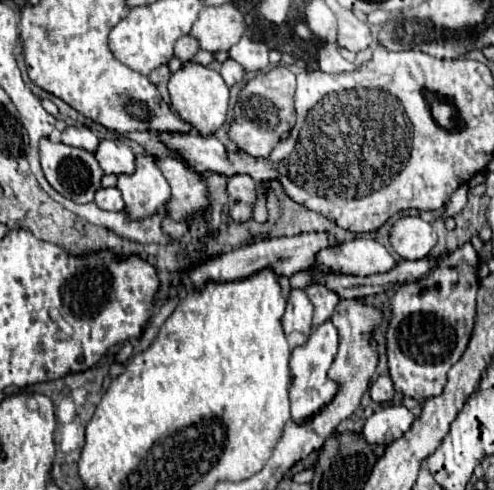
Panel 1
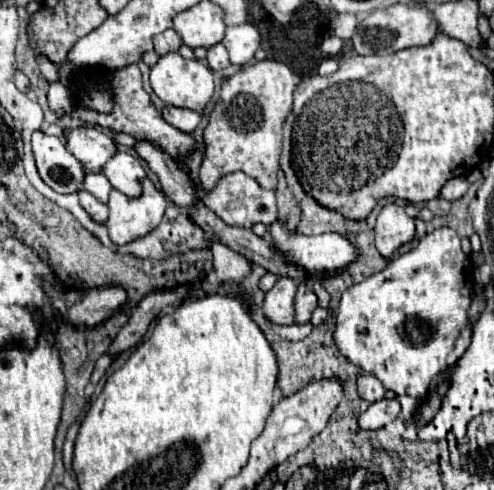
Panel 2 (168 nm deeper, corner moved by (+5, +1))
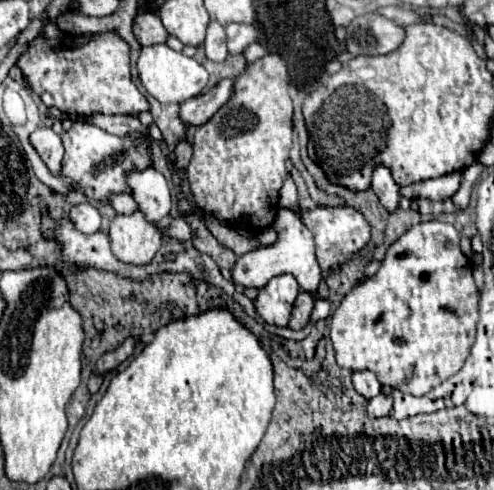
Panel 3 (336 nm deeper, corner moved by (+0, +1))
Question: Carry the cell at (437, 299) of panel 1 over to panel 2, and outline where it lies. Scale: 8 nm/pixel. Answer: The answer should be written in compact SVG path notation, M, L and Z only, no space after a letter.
M441 227L427 233L419 247L393 259L389 267L377 275L371 275L359 285L349 287L339 305L335 341L341 353L359 365L365 373L375 375L385 389L395 395L427 395L429 383L435 375L447 369L447 355L455 347L459 333L467 327L467 309L473 293L471 261L461 251L459 237L453 229Z

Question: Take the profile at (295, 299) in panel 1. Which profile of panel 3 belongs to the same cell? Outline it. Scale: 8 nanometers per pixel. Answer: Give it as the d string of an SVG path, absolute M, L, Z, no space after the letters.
M290 273L272 277L262 289L258 289L258 297L254 299L256 313L270 325L286 327L298 291L300 287Z

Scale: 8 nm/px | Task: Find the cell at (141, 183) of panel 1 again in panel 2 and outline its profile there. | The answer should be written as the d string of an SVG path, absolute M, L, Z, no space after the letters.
M141 179L143 193L139 197L127 197L117 189L109 195L109 219L107 229L115 245L125 245L133 237L143 237L153 231L167 207L167 197L155 187L151 179Z

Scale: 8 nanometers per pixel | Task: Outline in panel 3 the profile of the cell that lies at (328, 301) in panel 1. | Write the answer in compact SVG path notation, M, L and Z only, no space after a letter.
M300 291L300 295L296 297L296 303L292 307L292 313L290 313L290 321L288 321L288 327L290 329L302 329L306 327L308 319L310 319L310 313L312 313L312 307L314 307L314 299L308 291Z

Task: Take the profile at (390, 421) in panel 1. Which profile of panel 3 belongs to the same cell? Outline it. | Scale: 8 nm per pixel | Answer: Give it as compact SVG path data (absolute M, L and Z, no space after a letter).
M376 395L368 401L368 413L370 417L386 417L392 411L392 395Z

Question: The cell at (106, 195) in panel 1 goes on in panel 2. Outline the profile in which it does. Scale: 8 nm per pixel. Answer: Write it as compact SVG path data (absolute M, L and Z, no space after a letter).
M79 191L79 201L81 201L83 209L85 209L95 221L101 221L101 223L107 221L107 215L109 215L107 203L99 201L99 199L97 199L95 195L91 195L89 191Z

